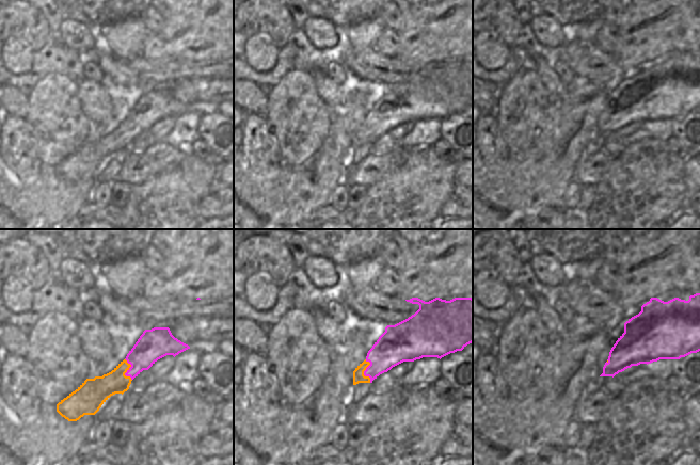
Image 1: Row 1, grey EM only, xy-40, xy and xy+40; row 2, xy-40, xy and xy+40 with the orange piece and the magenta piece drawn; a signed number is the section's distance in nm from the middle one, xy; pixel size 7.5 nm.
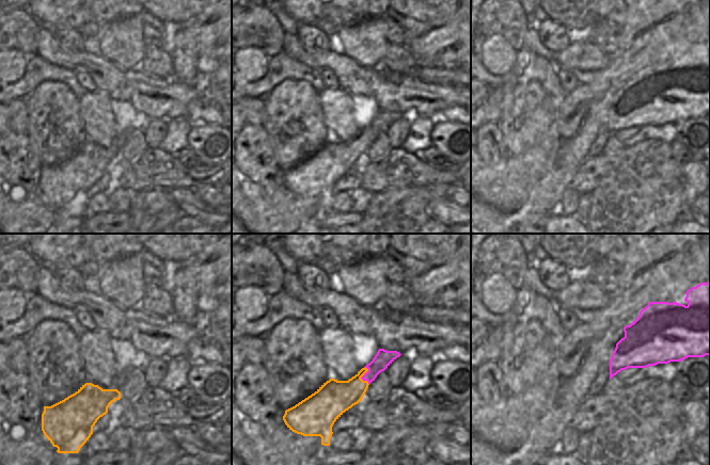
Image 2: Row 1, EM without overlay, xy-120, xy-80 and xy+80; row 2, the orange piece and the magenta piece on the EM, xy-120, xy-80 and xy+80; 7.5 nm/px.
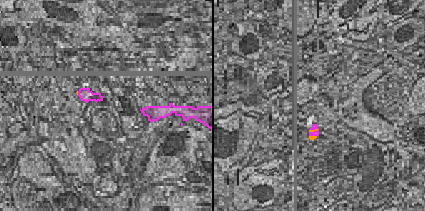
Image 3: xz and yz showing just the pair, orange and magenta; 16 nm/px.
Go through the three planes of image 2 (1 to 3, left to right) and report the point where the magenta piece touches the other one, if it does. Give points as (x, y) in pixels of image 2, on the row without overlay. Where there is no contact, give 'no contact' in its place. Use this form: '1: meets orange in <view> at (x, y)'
1: no contact
2: meets orange in xy-80 at (362, 137)
3: no contact

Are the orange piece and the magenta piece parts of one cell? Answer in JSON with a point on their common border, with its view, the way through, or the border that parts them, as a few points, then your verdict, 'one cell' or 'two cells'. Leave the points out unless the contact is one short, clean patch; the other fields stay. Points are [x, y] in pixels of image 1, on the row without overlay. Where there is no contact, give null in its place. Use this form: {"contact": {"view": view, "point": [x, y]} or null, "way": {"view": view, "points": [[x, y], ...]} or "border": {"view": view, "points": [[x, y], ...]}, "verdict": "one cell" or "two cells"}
{"contact": {"view": "xy", "point": [364, 131]}, "verdict": "one cell"}

